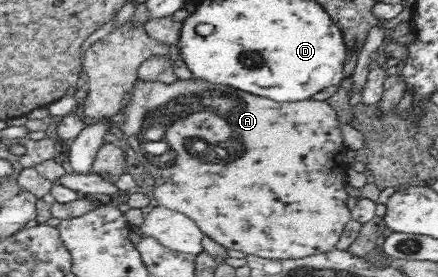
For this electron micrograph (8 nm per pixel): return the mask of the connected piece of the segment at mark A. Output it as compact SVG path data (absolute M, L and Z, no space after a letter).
M198 79L178 80L171 84L162 82L137 82L133 92L128 96L123 112L126 121L122 126L123 134L136 152L138 162L154 177L153 201L158 206L178 211L196 222L197 227L224 248L236 249L248 255L257 255L266 259L300 259L308 255L316 255L334 249L338 243L344 226L350 219L351 210L346 206L348 194L343 179L348 164L345 161L346 147L343 145L340 121L334 109L325 101L312 99L298 102L278 102L258 95L250 95L238 89L220 89L206 85Z

